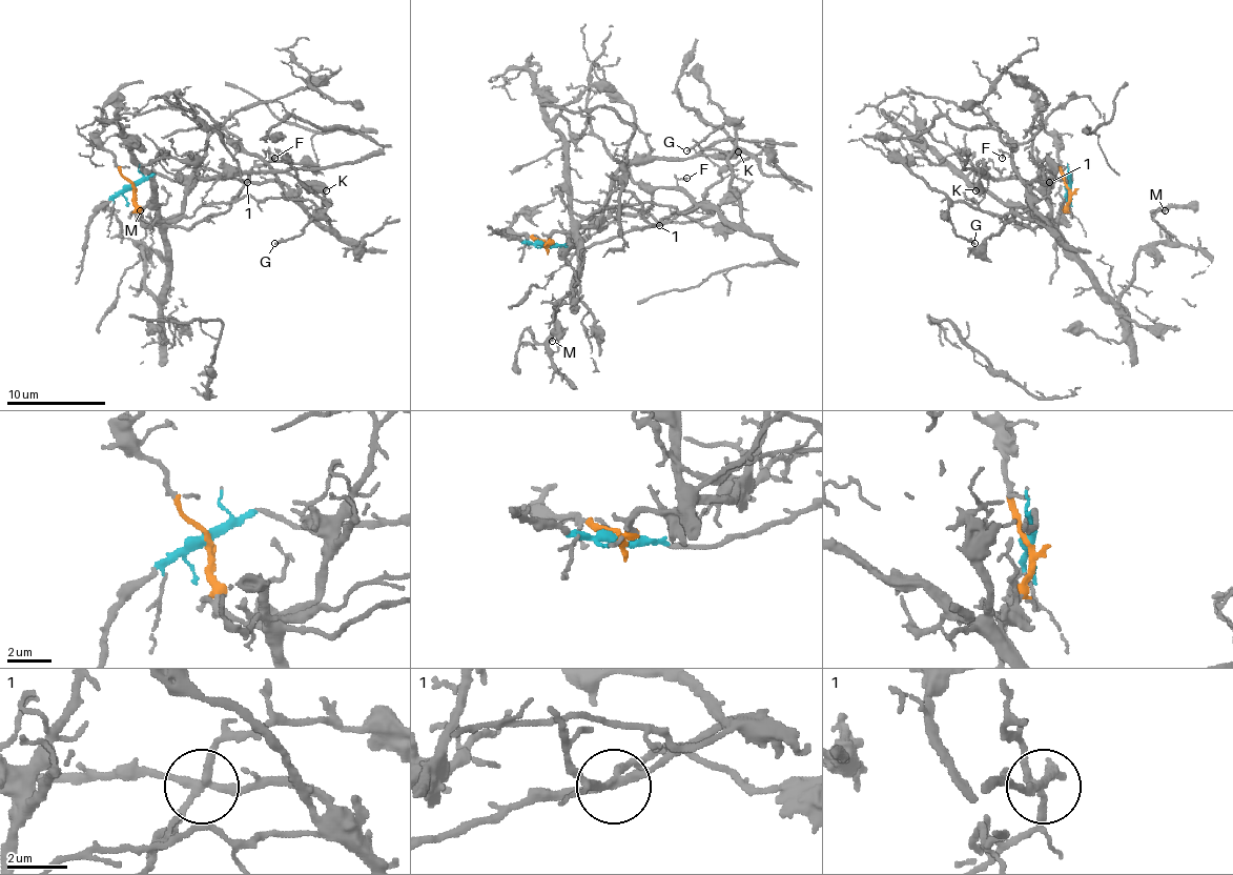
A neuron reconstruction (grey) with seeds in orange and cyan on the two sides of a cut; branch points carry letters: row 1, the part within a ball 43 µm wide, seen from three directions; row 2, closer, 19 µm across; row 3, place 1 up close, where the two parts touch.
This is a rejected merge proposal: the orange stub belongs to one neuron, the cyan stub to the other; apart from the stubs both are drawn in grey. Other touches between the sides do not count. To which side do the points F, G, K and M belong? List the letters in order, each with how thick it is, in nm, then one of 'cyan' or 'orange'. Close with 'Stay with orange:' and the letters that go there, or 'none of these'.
F: calibre 110 nm; cyan
G: calibre 160 nm; cyan
K: calibre 600 nm; orange
M: calibre 130 nm; orange
Stay with orange: K, M

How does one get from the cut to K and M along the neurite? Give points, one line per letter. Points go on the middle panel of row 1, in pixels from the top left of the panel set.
K: (545, 245), (559, 232), (594, 227), (611, 194), (611, 181), (633, 164), (732, 157), (739, 151)
M: (545, 245), (554, 232), (576, 240), (579, 277), (556, 306), (549, 341), (556, 351), (556, 331), (552, 341)

